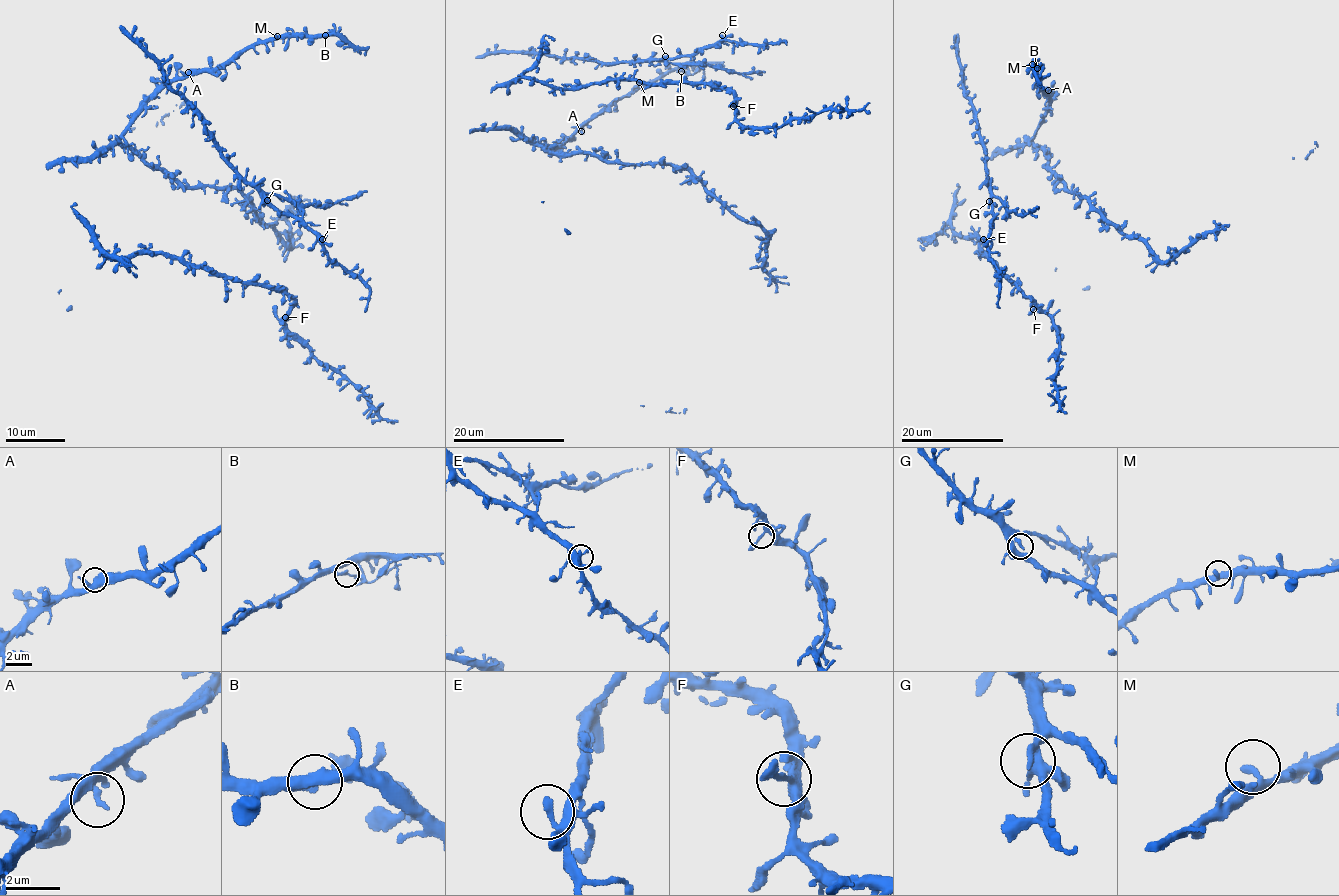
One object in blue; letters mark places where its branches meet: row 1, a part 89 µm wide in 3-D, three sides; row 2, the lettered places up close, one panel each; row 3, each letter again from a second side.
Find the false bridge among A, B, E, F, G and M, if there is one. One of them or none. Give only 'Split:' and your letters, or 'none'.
Split: B

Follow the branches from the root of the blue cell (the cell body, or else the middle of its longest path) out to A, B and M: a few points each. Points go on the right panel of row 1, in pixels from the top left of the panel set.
A: (1019, 146), (1031, 138), (1047, 112), (1050, 104), (1044, 91), (1048, 90)
B: (1019, 146), (1031, 138), (1050, 104), (1038, 84), (1037, 65), (1033, 67), (1037, 68)
M: (1019, 146), (1031, 138), (1050, 104), (1038, 84), (1038, 69), (1032, 64)

